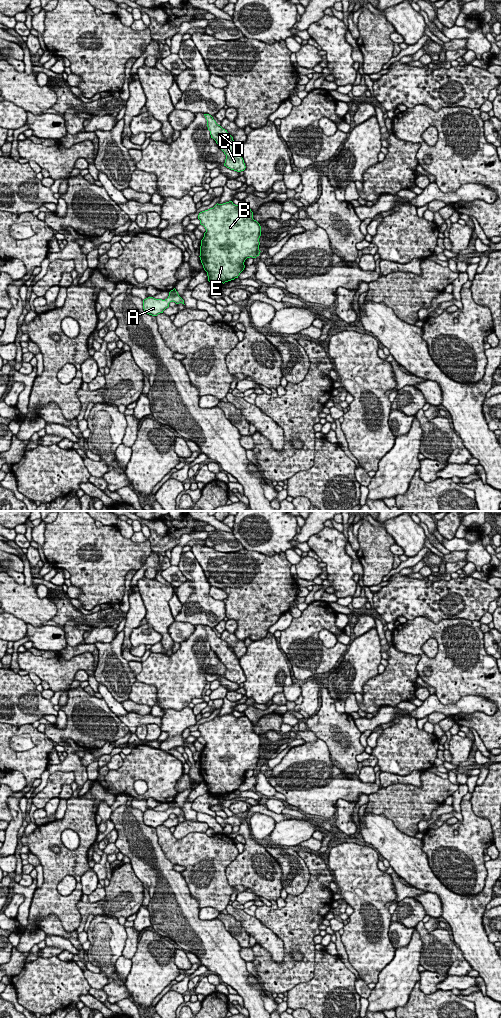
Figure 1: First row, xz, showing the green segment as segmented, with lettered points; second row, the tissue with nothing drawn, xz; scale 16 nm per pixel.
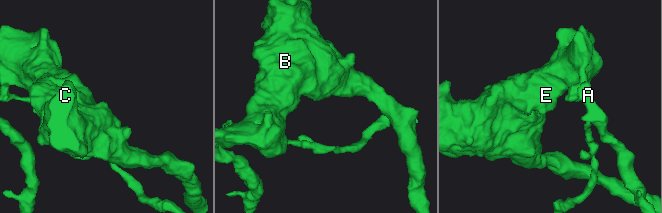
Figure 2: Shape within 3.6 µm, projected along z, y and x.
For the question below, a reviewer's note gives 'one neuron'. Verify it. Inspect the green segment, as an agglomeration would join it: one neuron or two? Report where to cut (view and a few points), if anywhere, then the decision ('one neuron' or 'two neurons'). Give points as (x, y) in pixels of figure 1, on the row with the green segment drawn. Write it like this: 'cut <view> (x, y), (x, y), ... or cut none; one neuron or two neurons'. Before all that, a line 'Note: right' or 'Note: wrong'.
Note: wrong
cut xz (175, 290), (170, 292); two neurons

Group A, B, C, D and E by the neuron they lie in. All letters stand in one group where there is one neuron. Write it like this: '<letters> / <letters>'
A / B C D E

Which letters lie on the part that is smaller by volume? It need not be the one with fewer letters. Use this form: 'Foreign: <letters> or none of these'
Foreign: A

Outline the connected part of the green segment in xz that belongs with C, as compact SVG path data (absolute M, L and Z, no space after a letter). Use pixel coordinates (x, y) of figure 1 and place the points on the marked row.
M204 114L204 116L211 138L216 141L226 155L224 166L237 172L244 171L246 166L240 154L239 146L236 145L233 137L228 134L227 130L218 125L211 115Z

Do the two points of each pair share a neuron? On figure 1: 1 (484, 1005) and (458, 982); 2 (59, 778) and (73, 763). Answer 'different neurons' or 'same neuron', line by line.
1: different neurons
2: different neurons

